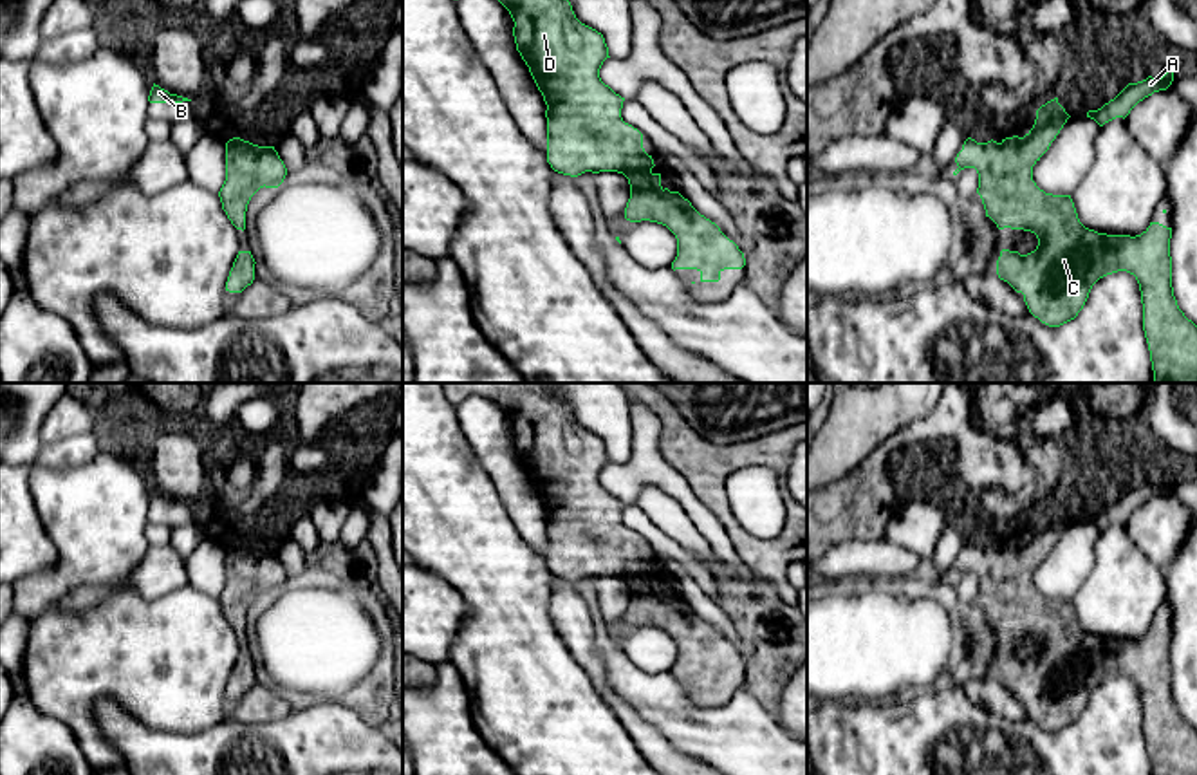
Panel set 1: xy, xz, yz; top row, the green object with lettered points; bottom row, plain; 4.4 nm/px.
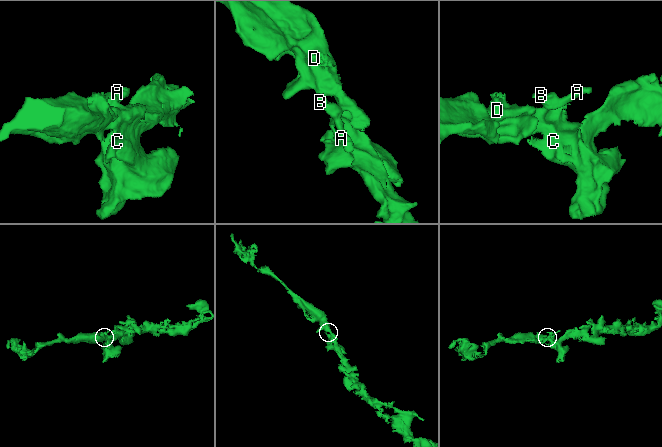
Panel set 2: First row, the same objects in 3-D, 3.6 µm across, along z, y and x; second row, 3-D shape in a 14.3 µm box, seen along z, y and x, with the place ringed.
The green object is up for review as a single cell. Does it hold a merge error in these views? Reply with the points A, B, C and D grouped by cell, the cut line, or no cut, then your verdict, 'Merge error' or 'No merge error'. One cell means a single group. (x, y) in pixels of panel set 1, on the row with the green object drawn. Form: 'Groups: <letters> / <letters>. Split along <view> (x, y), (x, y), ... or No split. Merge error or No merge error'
Groups: A B C D. No split. No merge error

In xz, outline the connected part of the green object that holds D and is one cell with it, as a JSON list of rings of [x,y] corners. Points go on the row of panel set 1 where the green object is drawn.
[[[498,0],[511,14],[516,51],[547,105],[547,163],[558,173],[578,177],[585,172],[617,172],[628,179],[630,199],[625,219],[650,220],[666,226],[677,238],[672,269],[697,269],[701,282],[719,282],[724,269],[742,269],[744,253],[720,228],[701,215],[679,191],[661,186],[654,159],[643,148],[643,134],[621,117],[625,98],[599,78],[608,56],[605,38],[581,23],[569,0]]]

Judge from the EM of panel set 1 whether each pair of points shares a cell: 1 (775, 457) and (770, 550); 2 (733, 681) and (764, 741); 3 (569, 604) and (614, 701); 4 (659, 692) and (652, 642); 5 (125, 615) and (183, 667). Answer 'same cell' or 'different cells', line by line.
1: same cell
2: different cells
3: same cell
4: different cells
5: same cell

